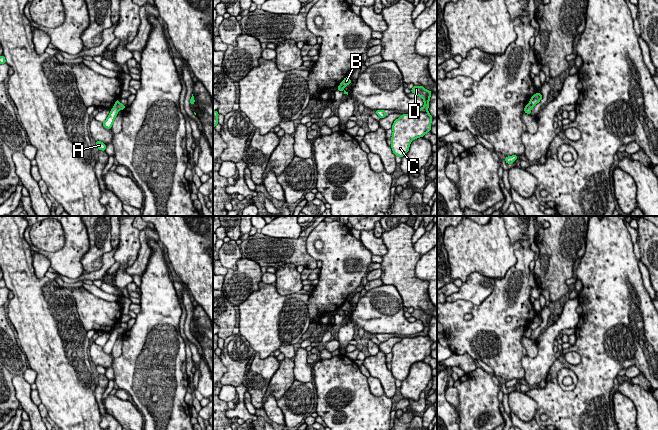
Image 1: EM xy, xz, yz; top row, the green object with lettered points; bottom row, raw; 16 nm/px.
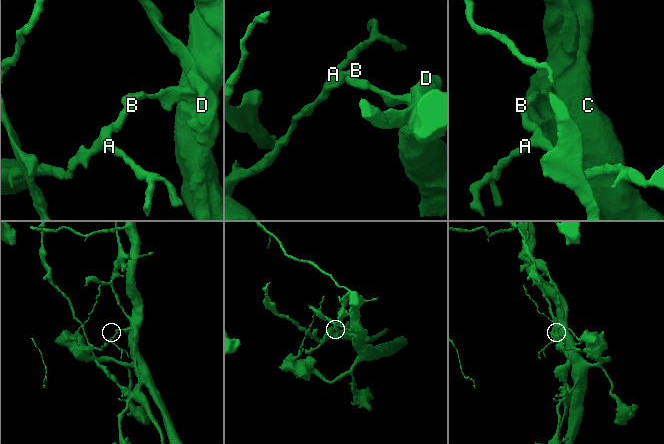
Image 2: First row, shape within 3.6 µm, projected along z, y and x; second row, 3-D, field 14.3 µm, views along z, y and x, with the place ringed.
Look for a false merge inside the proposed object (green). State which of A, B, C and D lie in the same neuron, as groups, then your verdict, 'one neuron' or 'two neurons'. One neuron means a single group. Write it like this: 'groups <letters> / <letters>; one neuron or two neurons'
groups A B C / D; two neurons

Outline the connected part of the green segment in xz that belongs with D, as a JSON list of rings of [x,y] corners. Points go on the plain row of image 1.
[[[415,309],[411,313],[411,316],[414,317],[416,320],[420,320],[424,325],[424,330],[422,332],[418,333],[418,335],[419,336],[428,336],[429,324],[430,324],[430,320],[431,320],[432,316],[429,314],[426,314],[423,310],[417,310],[417,309]]]

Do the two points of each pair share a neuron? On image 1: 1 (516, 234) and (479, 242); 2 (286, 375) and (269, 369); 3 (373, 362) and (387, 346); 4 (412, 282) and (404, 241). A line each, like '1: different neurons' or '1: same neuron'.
1: different neurons
2: different neurons
3: different neurons
4: same neuron

